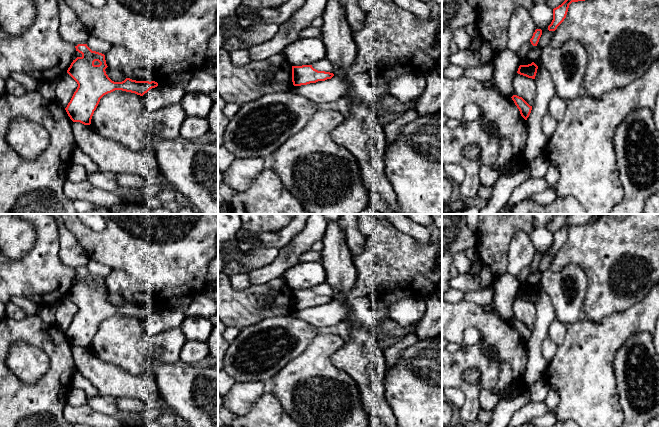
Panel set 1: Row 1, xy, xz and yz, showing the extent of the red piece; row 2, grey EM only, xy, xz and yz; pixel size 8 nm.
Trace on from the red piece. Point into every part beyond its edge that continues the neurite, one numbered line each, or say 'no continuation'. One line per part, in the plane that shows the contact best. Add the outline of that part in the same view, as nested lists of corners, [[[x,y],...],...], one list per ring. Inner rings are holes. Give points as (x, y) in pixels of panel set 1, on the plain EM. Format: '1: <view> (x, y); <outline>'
no continuation

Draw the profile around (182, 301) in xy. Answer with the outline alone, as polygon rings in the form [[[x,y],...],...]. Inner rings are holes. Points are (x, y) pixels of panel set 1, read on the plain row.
[[[180,295],[180,296],[175,296],[167,303],[160,303],[158,305],[158,309],[162,307],[168,307],[168,308],[181,308],[181,309],[186,309],[188,305],[192,302],[194,296],[191,295]]]

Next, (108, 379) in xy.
[[[73,346],[75,368],[86,377],[101,396],[133,397],[153,406],[160,394],[153,374],[131,375],[122,368],[102,361],[92,350]]]

